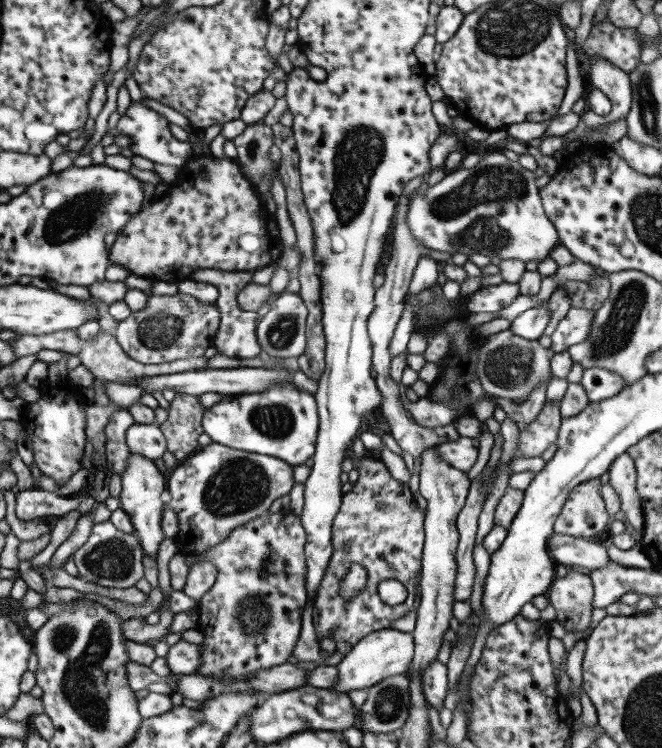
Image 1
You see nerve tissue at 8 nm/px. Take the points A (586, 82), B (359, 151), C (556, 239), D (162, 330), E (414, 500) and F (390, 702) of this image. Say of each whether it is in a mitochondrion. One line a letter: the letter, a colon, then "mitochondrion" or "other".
A: other
B: mitochondrion
C: other
D: mitochondrion
E: other
F: mitochondrion

